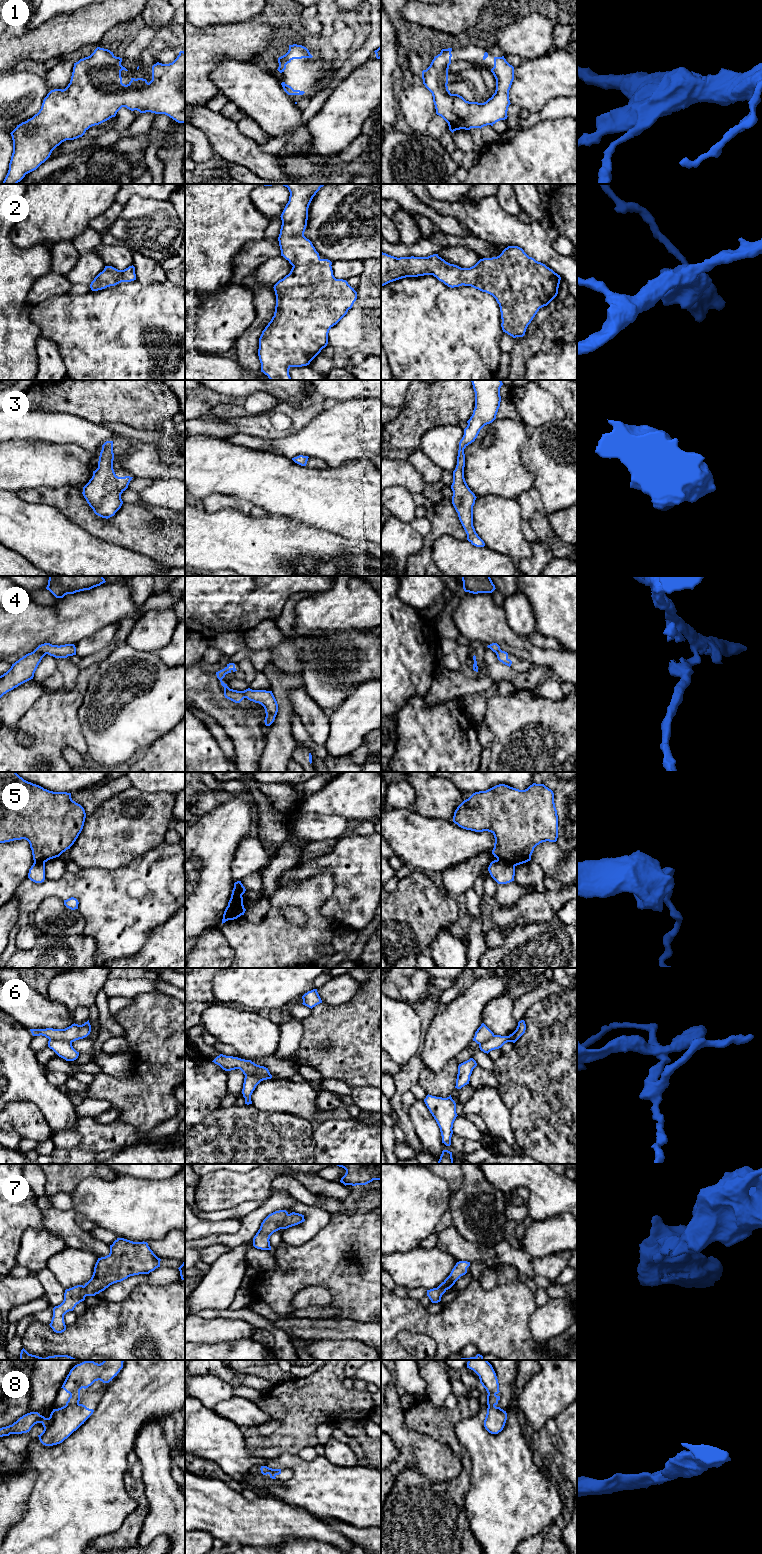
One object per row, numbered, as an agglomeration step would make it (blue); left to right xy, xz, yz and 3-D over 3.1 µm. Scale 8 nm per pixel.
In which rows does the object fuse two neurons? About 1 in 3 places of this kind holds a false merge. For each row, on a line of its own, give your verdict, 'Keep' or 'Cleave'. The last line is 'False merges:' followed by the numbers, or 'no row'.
1: Keep
2: Keep
3: Keep
4: Cleave
5: Cleave
6: Cleave
7: Keep
8: Keep
False merges: 4, 5, 6

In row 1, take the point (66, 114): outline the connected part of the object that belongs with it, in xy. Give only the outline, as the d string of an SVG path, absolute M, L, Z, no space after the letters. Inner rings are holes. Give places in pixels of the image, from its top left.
M97 47L94 52L74 63L70 83L65 89L51 90L44 98L41 109L32 118L17 125L10 133L13 140L13 153L8 173L3 184L17 184L26 174L36 170L51 155L52 151L66 140L82 137L92 126L99 125L112 117L122 108L140 113L151 112L165 114L178 123L185 123L185 52L180 51L177 58L169 64L157 62L152 66L152 80L148 83L143 78L131 78L125 85L122 83L121 71L128 71L121 65L122 58L116 57L108 49Z

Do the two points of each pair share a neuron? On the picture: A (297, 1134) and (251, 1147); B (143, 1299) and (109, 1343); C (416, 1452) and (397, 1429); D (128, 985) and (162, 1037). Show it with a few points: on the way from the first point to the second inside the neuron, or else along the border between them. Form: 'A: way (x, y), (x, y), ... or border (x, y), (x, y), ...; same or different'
A: way (286, 1142), (280, 1147), (262, 1147); same
B: way (142, 1310), (120, 1332); same
C: way (411, 1446), (401, 1435); same
D: border (155, 990), (138, 993), (132, 998); different

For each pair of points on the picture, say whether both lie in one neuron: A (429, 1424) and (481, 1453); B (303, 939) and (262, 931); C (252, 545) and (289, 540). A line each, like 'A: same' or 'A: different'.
A: different
B: same
C: same

